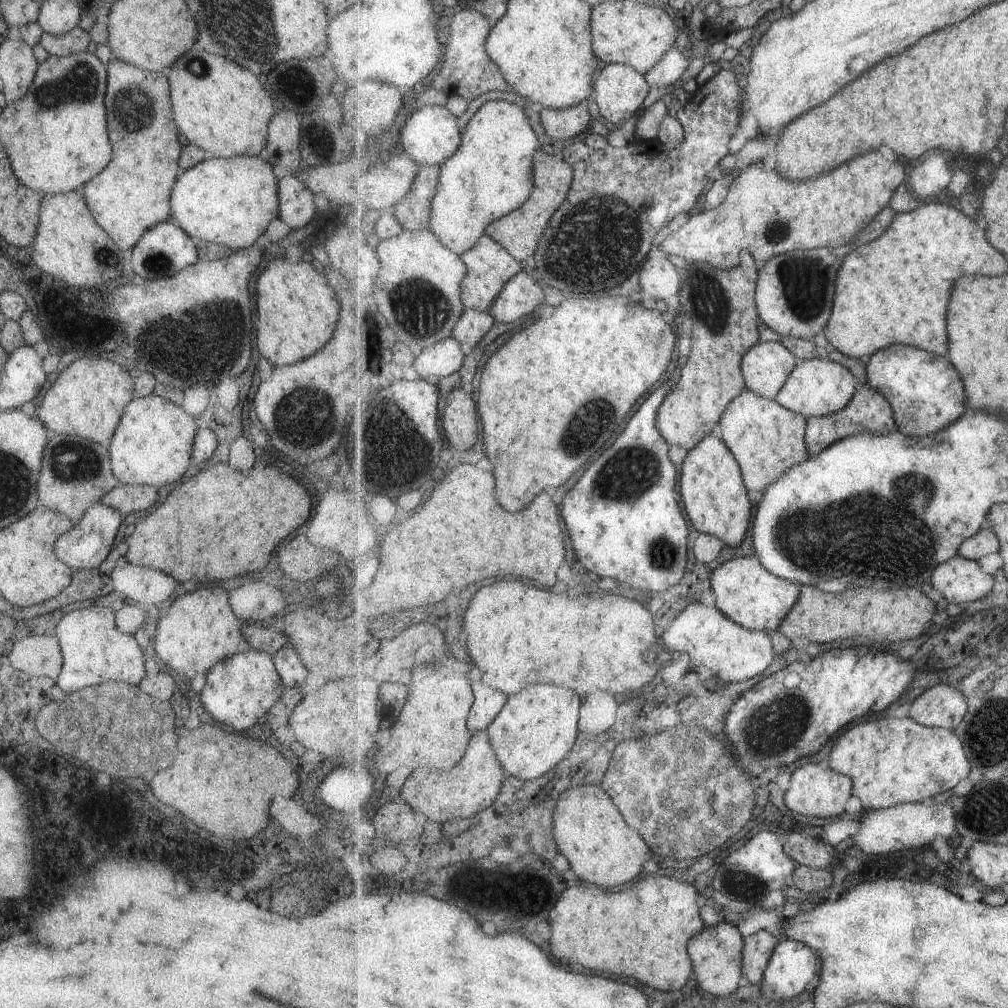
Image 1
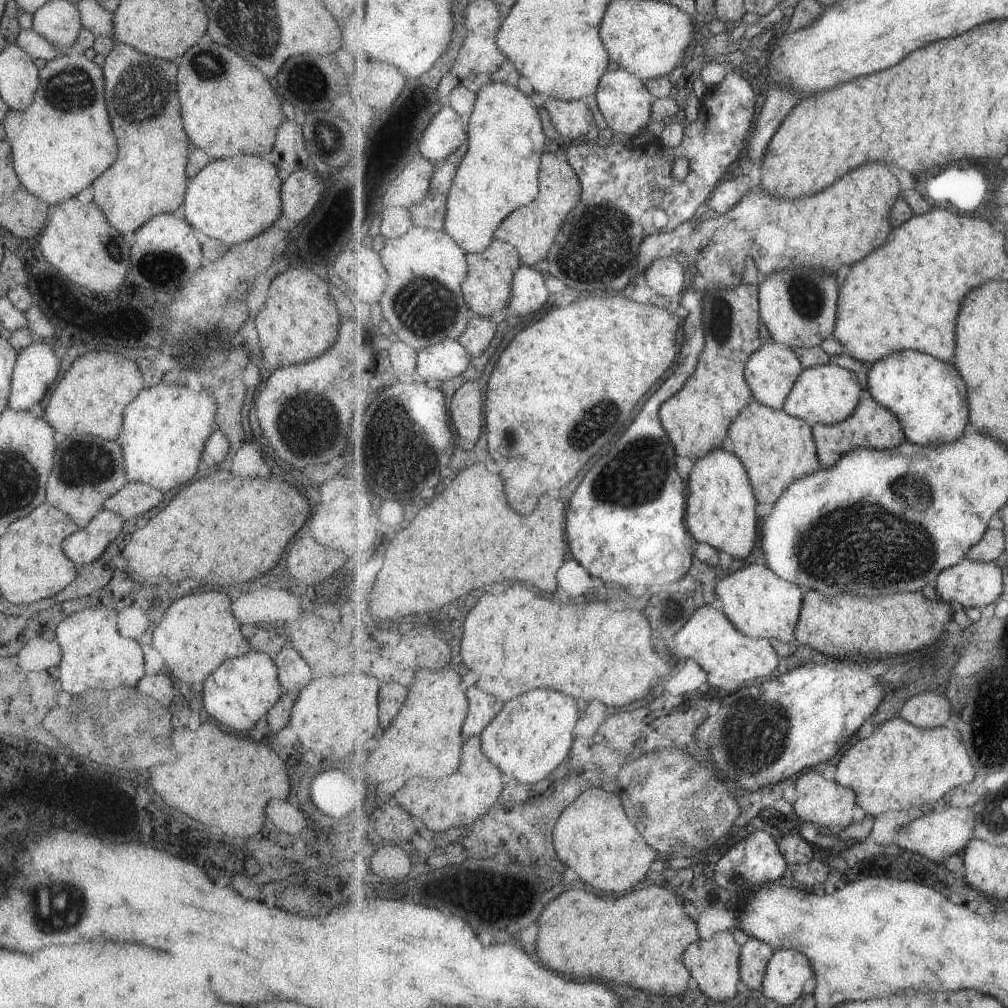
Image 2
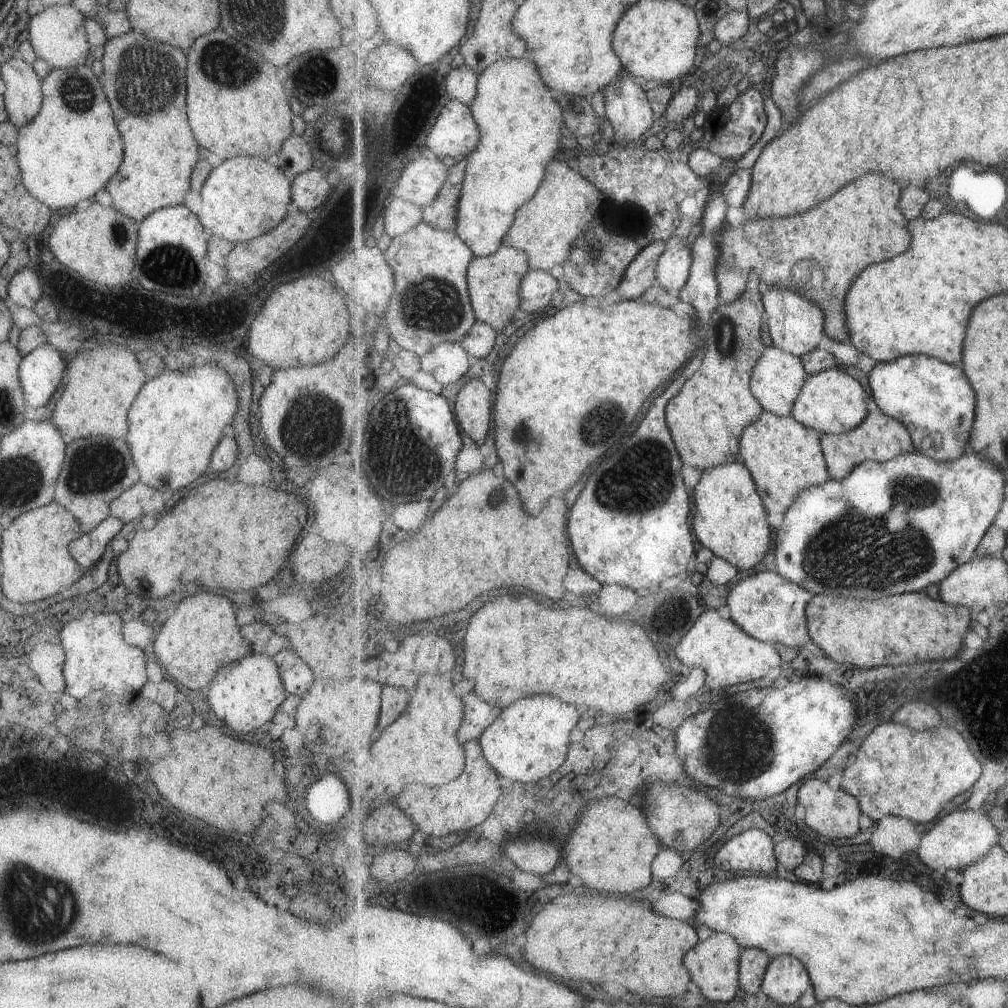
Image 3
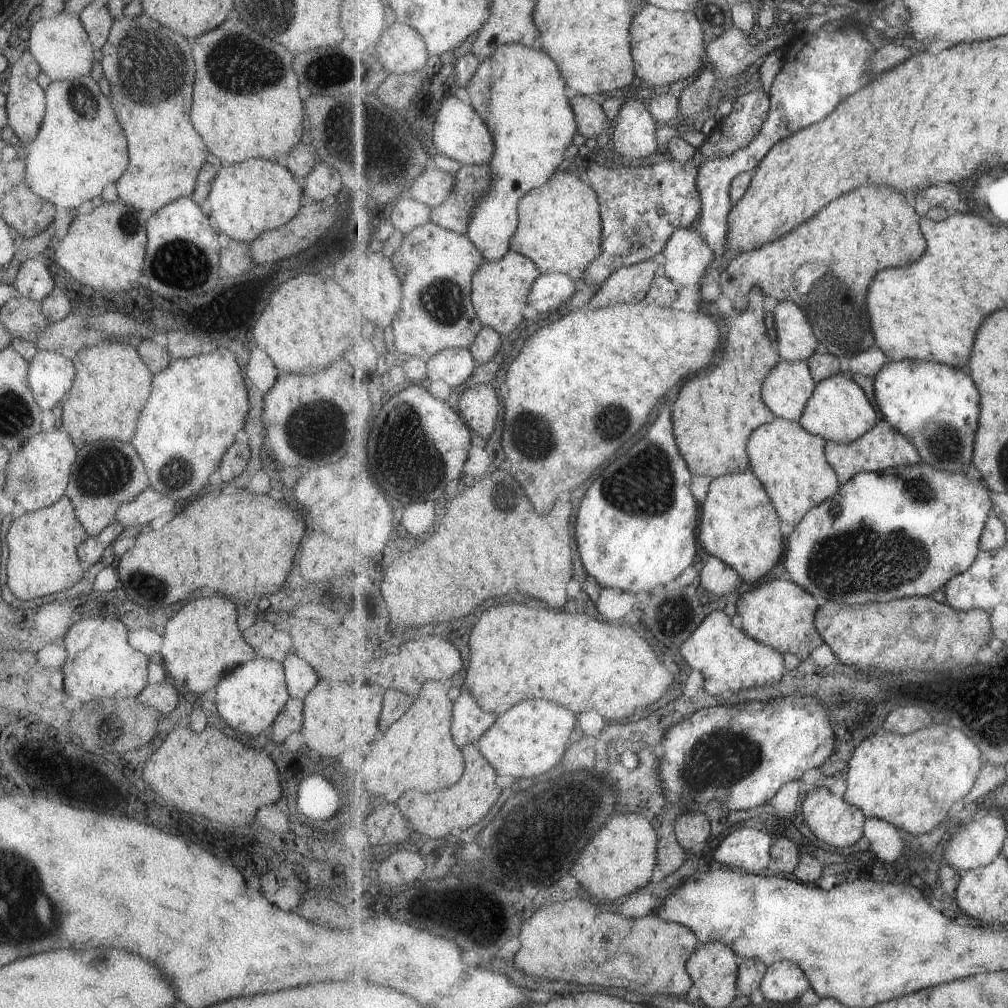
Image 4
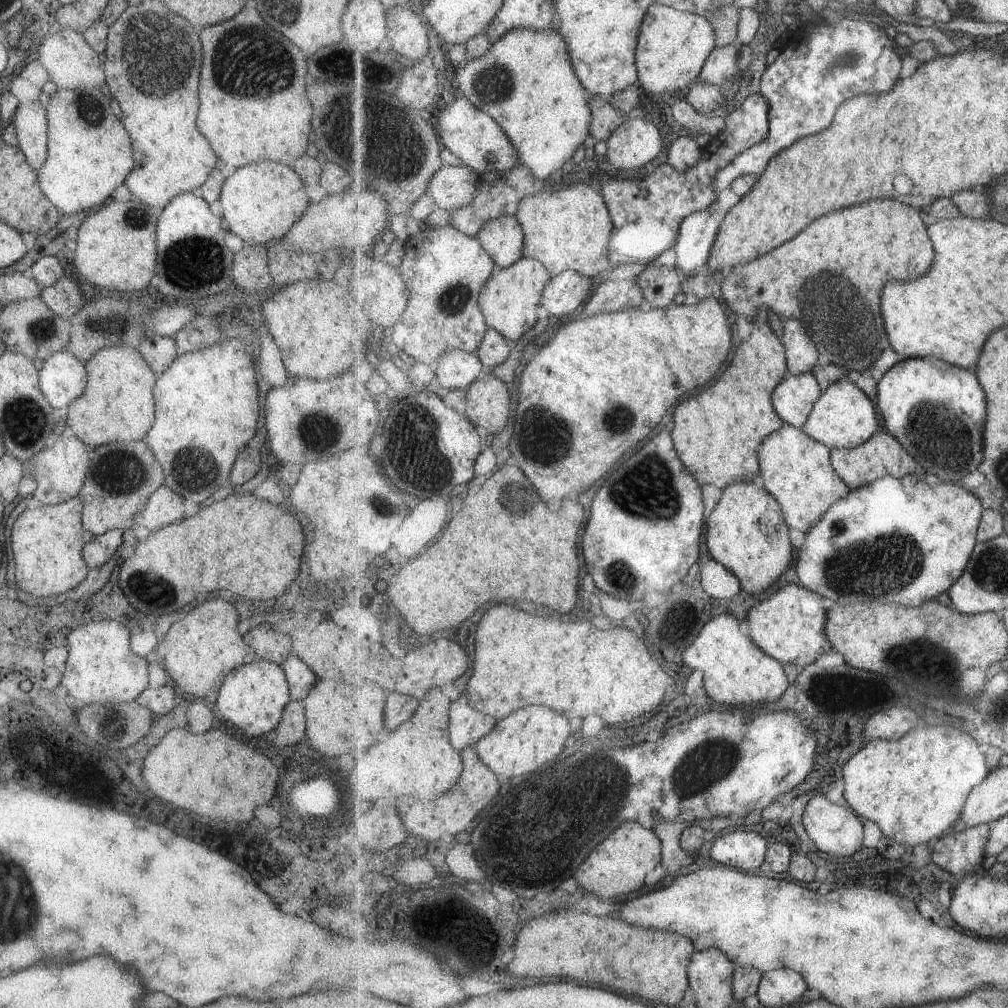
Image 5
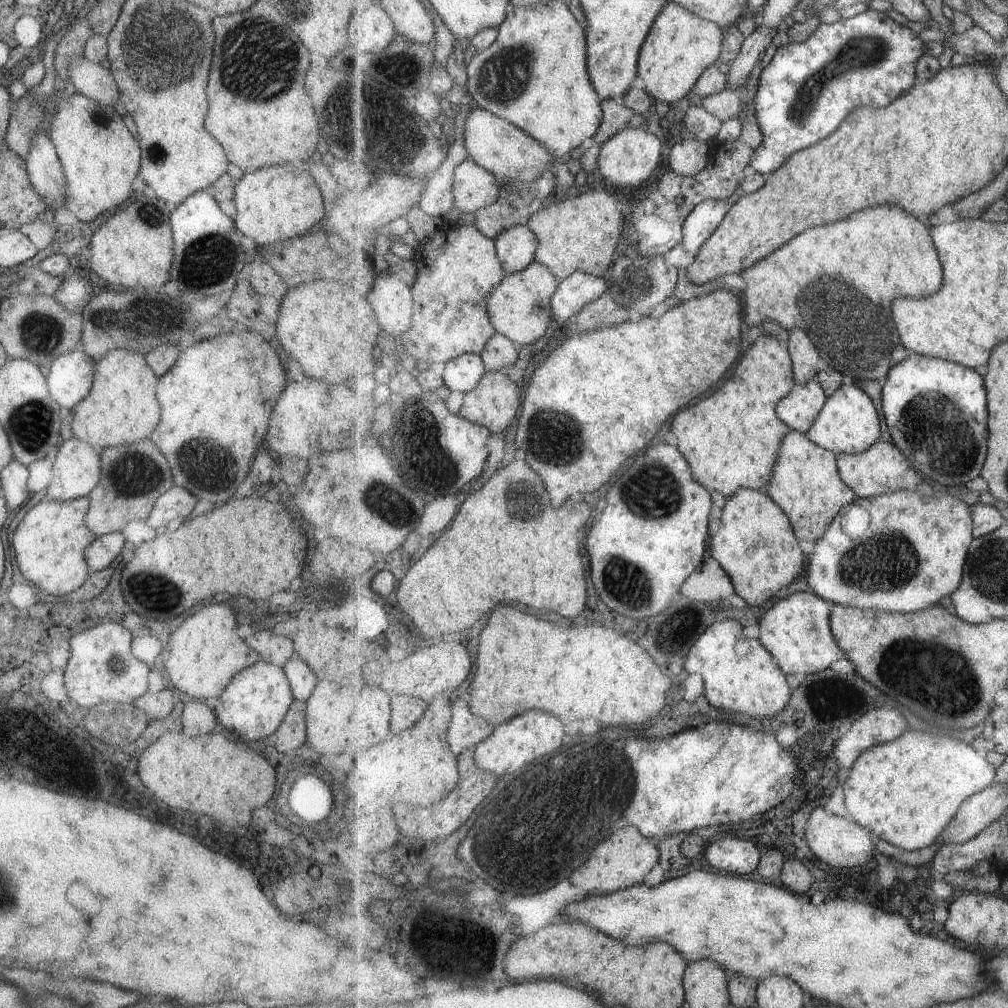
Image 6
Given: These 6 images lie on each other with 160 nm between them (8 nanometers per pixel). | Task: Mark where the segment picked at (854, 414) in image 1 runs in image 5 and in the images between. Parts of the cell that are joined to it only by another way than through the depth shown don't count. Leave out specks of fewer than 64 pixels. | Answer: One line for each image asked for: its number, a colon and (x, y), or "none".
2: (874, 426)
3: (879, 437)
4: (883, 447)
5: (882, 455)

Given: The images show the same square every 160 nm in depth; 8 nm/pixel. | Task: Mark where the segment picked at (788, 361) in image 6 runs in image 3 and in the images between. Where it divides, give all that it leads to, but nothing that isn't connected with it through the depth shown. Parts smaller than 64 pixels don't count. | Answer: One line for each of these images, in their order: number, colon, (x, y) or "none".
3: (707, 419)
4: (715, 414)
5: (718, 437)

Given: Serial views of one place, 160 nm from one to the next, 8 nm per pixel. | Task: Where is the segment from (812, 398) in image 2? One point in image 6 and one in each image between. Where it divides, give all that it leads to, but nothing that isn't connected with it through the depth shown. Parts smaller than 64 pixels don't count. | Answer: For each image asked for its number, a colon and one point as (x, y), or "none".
3: (833, 402)
4: (839, 410)
5: (843, 418)
6: (850, 423)

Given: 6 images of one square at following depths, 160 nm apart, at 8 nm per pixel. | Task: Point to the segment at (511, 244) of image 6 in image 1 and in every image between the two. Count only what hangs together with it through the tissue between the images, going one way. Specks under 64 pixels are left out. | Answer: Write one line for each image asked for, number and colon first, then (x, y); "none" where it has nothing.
1: (492, 174)
2: (500, 172)
3: (520, 118)
4: (520, 92)
5: (503, 237)

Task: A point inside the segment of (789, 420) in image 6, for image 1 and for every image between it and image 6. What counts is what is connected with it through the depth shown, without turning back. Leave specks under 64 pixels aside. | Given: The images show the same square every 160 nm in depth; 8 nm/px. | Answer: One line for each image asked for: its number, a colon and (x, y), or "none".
1: (767, 366)
2: (772, 372)
3: (779, 377)
4: (789, 386)
5: (794, 399)

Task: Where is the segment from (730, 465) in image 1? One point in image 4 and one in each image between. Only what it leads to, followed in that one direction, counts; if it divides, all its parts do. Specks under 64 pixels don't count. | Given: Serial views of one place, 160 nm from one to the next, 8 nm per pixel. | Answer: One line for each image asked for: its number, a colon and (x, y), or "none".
2: (722, 508)
3: (730, 517)
4: (740, 524)

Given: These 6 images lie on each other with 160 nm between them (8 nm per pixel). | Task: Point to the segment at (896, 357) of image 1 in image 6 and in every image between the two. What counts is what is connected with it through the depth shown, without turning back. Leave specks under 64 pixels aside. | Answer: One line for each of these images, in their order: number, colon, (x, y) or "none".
2: (929, 396)
3: (935, 401)
4: (936, 407)
5: (938, 411)
6: (936, 409)

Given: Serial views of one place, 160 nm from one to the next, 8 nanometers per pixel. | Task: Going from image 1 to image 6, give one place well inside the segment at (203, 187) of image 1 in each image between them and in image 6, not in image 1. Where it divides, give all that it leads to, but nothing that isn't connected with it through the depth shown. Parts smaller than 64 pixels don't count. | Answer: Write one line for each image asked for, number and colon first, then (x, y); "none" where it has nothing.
2: (233, 199)
3: (244, 197)
4: (247, 199)
5: (260, 202)
6: (278, 203)

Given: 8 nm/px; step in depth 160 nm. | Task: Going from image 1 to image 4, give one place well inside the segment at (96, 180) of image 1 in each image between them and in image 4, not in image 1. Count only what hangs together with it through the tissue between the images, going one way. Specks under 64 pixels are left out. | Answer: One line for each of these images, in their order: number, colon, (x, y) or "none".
2: (147, 178)
3: (142, 78)
4: (149, 69)

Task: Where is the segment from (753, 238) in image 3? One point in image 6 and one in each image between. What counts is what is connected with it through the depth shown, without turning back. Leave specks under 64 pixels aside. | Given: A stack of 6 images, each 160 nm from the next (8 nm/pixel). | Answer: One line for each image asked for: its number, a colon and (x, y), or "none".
4: (875, 227)
5: (861, 249)
6: (838, 282)

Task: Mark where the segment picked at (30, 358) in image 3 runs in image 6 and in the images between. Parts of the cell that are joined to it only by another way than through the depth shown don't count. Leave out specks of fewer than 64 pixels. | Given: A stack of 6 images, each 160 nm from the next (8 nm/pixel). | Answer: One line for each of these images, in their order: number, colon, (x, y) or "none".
4: (50, 375)
5: (63, 377)
6: (70, 375)

